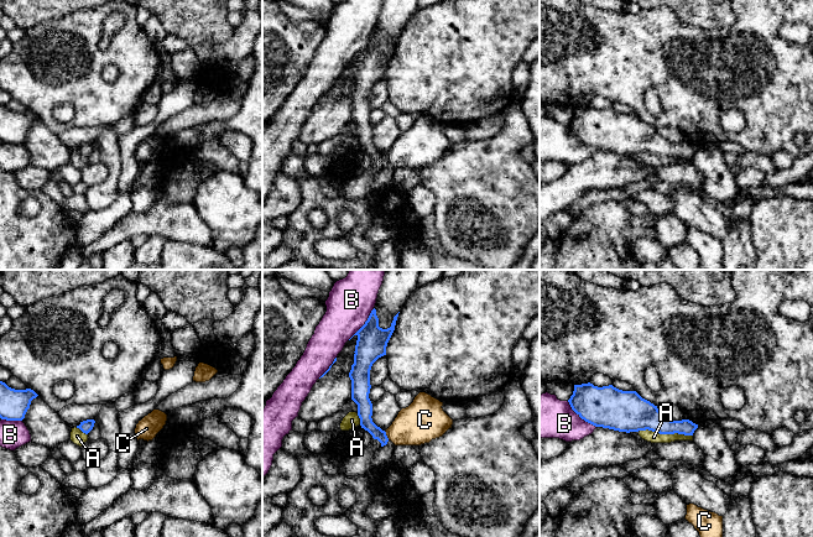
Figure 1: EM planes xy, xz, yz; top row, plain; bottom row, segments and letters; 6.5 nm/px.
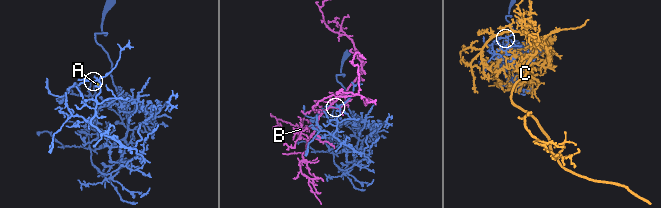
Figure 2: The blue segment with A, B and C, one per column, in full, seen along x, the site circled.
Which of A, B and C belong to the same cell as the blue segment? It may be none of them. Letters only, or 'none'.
none

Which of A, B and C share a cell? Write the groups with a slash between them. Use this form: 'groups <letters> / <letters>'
groups A / B / C

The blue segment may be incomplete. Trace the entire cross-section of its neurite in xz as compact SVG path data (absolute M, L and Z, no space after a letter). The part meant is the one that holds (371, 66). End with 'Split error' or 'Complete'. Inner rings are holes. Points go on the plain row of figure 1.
M374 31L365 45L365 47L354 57L358 59L354 77L354 87L349 95L351 103L351 122L358 127L358 139L360 148L368 153L374 162L386 168L389 161L386 155L382 153L372 145L372 126L369 121L370 116L370 93L372 87L381 79L386 78L387 66L395 53L398 36L394 40L391 49L382 52L379 49L379 41Z. Complete

